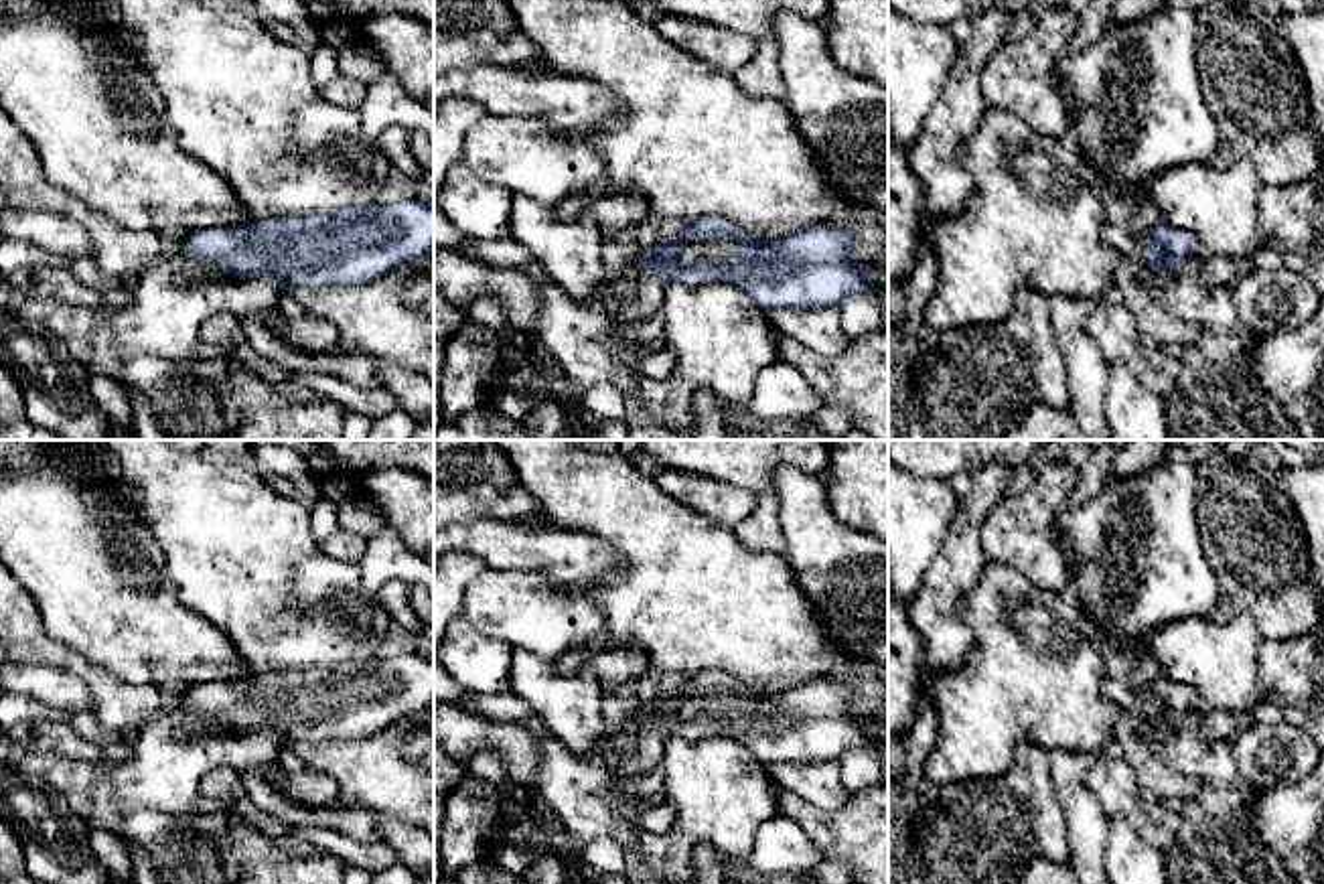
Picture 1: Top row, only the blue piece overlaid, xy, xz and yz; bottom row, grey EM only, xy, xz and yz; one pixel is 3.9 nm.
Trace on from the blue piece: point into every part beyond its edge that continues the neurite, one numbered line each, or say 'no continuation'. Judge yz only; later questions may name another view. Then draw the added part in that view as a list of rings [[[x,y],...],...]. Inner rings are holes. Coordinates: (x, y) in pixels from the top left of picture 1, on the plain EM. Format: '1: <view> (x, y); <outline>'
1: yz (1217, 844); [[[1190,708],[1154,728],[1148,746],[1180,779],[1200,785],[1194,797],[1182,799],[1182,825],[1164,854],[1168,884],[1298,884],[1281,858],[1257,835],[1247,803],[1257,789],[1241,777],[1229,738],[1210,734],[1210,720]]]

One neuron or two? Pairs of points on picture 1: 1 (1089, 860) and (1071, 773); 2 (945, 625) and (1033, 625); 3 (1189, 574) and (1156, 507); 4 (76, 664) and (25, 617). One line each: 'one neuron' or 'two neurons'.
1: one neuron
2: two neurons
3: one neuron
4: one neuron

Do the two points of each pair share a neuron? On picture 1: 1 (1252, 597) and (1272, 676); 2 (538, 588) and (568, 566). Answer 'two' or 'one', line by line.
1: two
2: two

